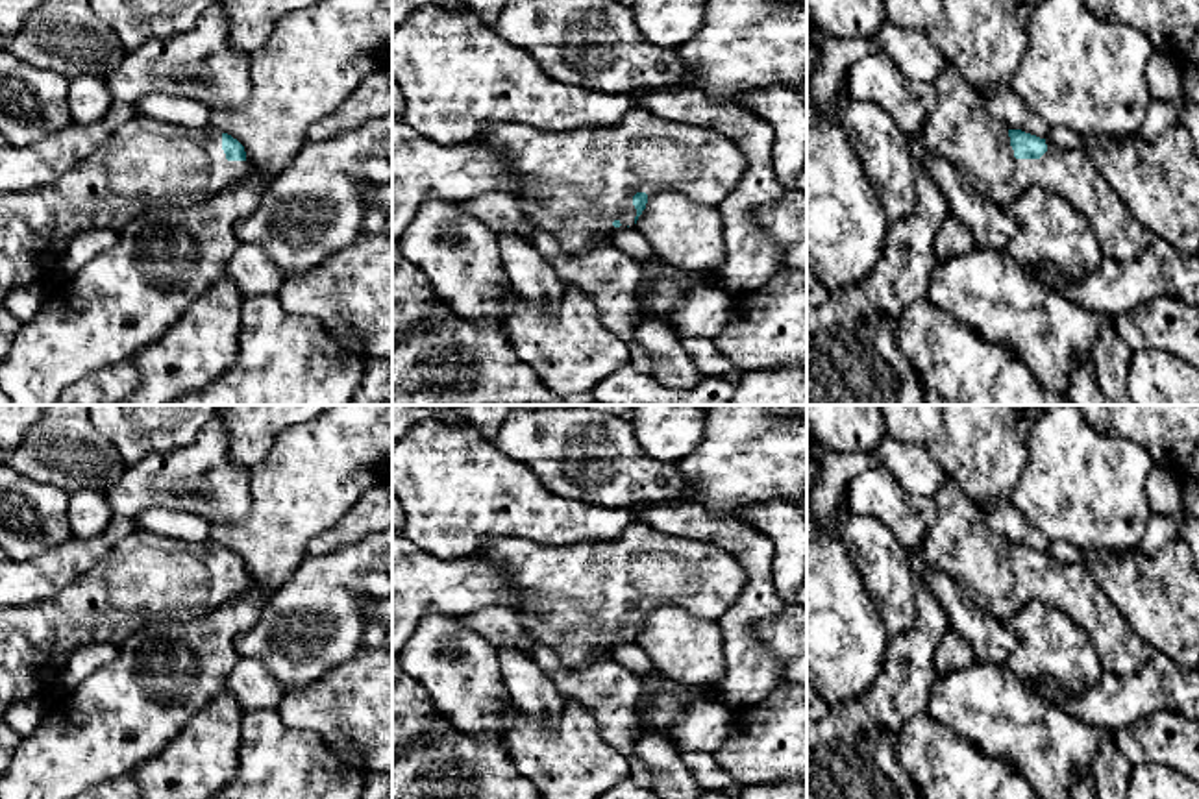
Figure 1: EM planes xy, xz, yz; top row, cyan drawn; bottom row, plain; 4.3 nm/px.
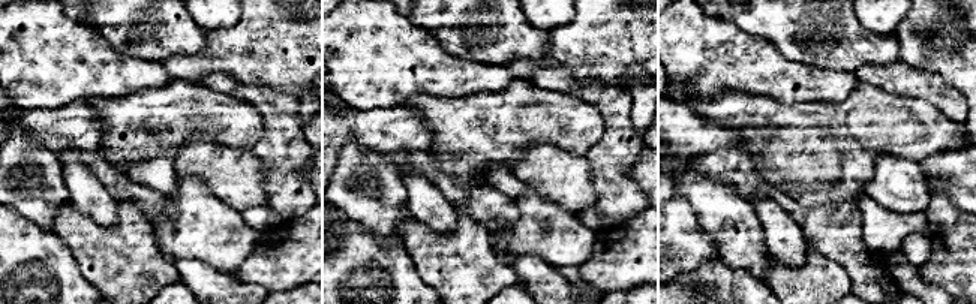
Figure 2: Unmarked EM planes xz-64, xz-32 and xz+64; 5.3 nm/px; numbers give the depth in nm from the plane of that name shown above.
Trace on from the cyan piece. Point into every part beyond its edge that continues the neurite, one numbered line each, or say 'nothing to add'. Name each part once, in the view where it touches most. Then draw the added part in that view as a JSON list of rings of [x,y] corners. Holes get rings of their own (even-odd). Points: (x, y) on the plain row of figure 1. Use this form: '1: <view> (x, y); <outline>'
1: yz (959, 544); [[[947,477],[933,499],[936,518],[921,542],[925,564],[951,577],[962,590],[977,597],[994,618],[1007,621],[1032,601],[1051,605],[1088,633],[1105,671],[1118,677],[1140,673],[1156,653],[1131,631],[1131,623],[1084,566],[1066,564],[1045,555],[1047,566],[1040,573],[1016,573],[1008,542],[988,527],[983,507],[971,501],[953,479]]]

